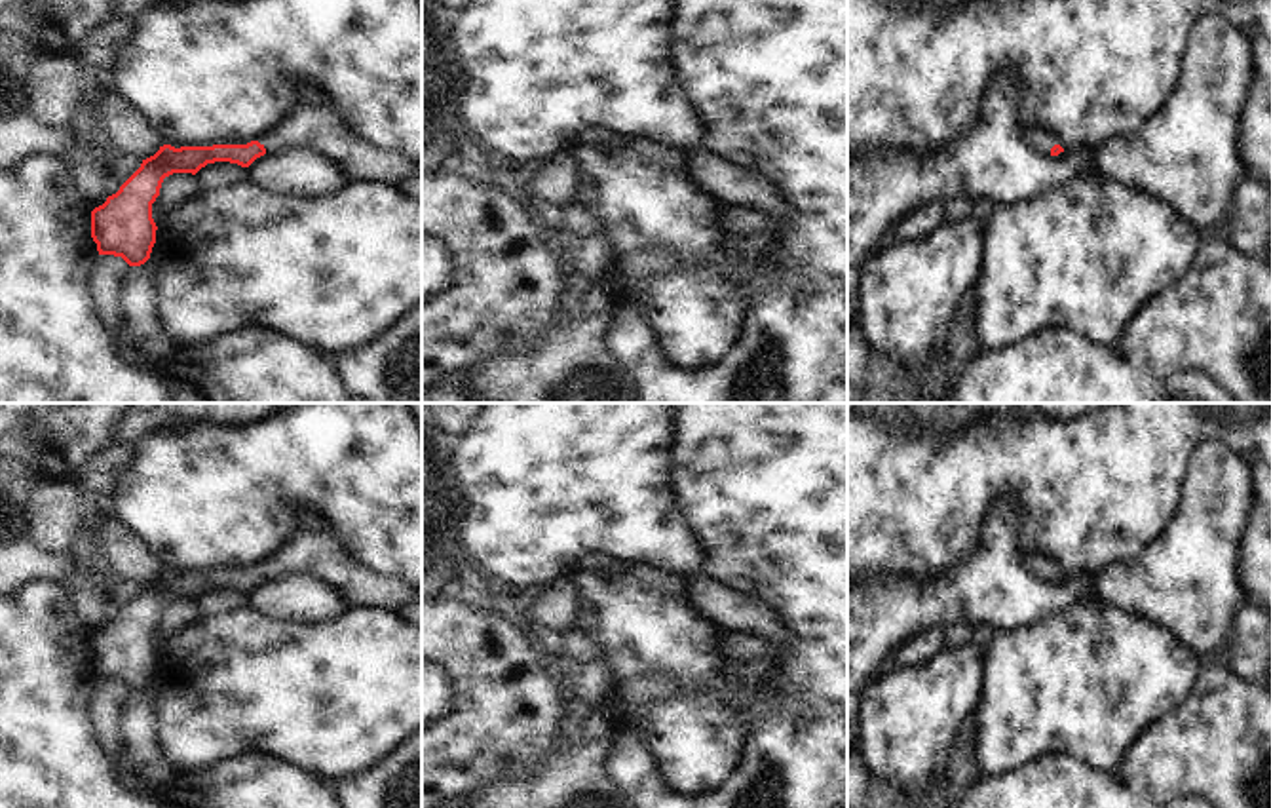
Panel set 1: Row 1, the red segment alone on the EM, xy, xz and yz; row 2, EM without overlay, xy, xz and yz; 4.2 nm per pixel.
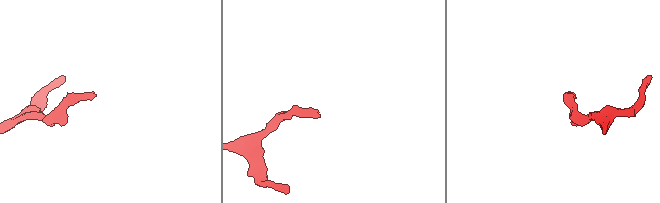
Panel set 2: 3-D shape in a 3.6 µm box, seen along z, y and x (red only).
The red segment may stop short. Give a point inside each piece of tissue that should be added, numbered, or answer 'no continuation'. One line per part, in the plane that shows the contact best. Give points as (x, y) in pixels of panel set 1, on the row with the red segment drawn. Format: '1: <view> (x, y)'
1: xy (306, 126)

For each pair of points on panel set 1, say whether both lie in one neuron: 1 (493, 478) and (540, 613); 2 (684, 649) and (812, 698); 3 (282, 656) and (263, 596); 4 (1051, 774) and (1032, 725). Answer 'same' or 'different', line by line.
1: different
2: same
3: different
4: different

